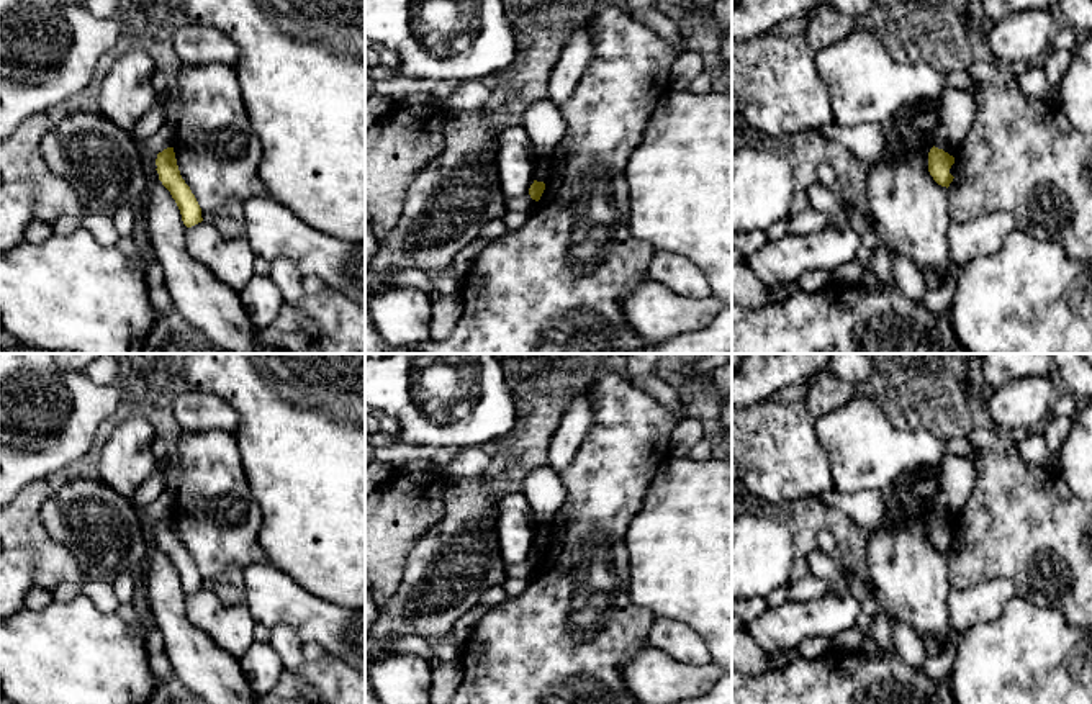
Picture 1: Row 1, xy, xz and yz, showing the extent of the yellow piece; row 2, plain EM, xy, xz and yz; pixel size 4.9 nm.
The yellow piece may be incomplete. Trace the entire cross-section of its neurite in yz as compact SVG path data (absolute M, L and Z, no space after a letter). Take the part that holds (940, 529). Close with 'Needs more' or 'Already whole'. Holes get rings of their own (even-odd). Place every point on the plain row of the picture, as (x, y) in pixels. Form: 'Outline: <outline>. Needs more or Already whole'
Outline: M932 514L928 519L928 539L933 547L941 553L950 553L953 548L953 542L950 540L951 532L954 530L954 524L945 519L943 516Z. Already whole

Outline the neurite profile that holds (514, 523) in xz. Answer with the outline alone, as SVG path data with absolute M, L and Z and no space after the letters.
M522 491L506 493L498 499L496 534L508 566L529 558L535 547L535 522Z

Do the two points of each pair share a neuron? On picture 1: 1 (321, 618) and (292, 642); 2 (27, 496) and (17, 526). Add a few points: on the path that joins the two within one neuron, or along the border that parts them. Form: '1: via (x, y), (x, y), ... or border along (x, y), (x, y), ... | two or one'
1: border along (272, 627), (285, 624), (302, 642) | two
2: via (27, 503), (20, 519) | one

